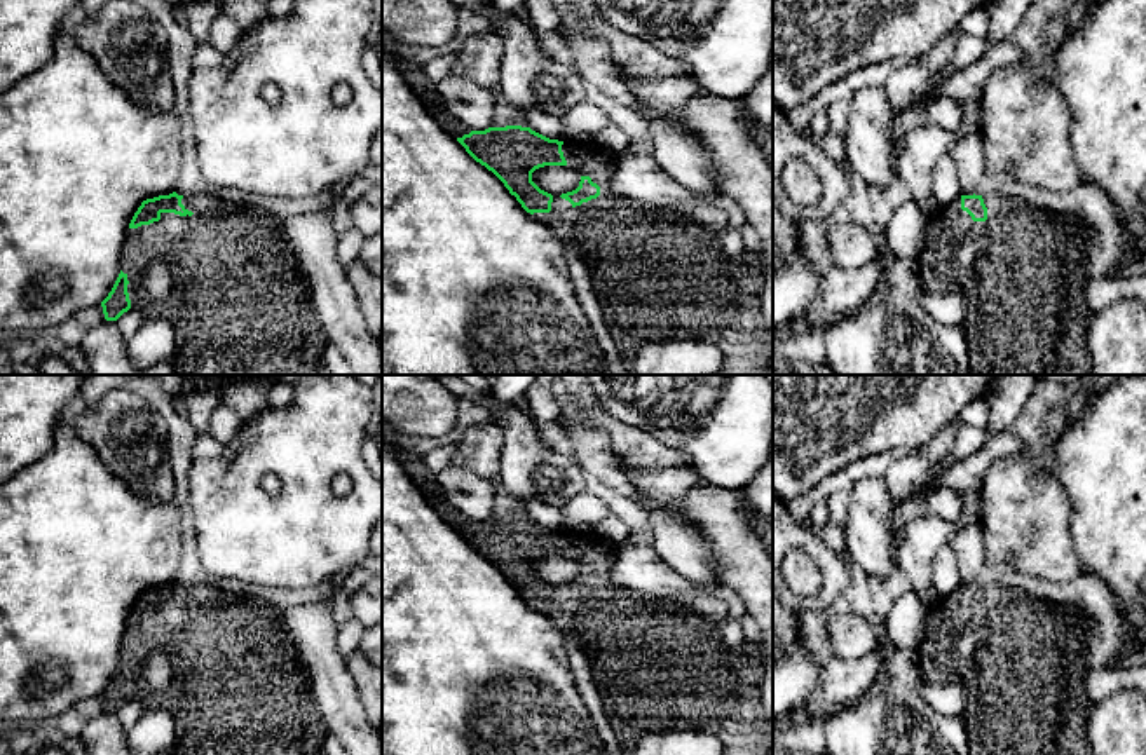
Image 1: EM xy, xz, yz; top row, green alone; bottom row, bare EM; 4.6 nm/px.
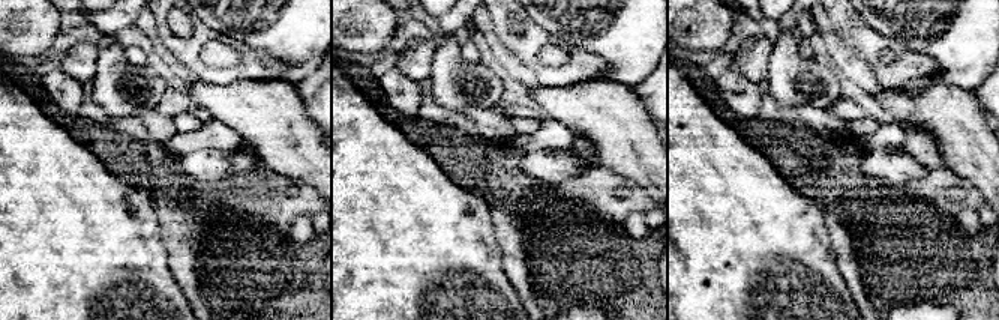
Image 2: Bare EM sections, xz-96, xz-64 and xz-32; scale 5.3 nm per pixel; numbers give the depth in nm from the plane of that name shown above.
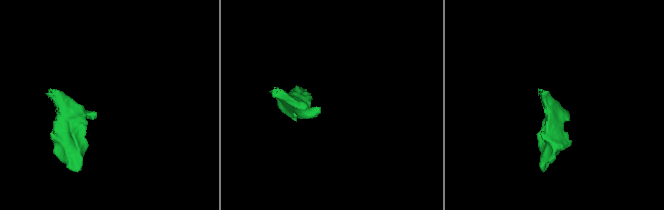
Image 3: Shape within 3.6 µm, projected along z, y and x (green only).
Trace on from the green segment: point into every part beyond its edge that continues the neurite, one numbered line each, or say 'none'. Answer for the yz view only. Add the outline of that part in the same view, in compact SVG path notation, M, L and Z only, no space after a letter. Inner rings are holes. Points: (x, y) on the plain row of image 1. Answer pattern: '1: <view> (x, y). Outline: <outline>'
none

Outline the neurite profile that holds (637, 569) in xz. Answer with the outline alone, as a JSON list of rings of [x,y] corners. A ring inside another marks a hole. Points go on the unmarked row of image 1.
[[[581,532],[563,534],[562,542],[569,558],[600,577],[602,588],[624,588],[628,603],[652,596],[680,598],[717,626],[731,619],[729,605],[722,598],[696,595],[692,582],[668,567],[654,548],[619,549],[600,535]]]

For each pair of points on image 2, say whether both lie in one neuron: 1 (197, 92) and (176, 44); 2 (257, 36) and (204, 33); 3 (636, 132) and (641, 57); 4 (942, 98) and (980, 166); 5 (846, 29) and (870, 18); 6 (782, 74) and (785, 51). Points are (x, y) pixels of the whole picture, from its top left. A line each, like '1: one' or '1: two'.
1: two
2: two
3: two
4: one
5: two
6: one

